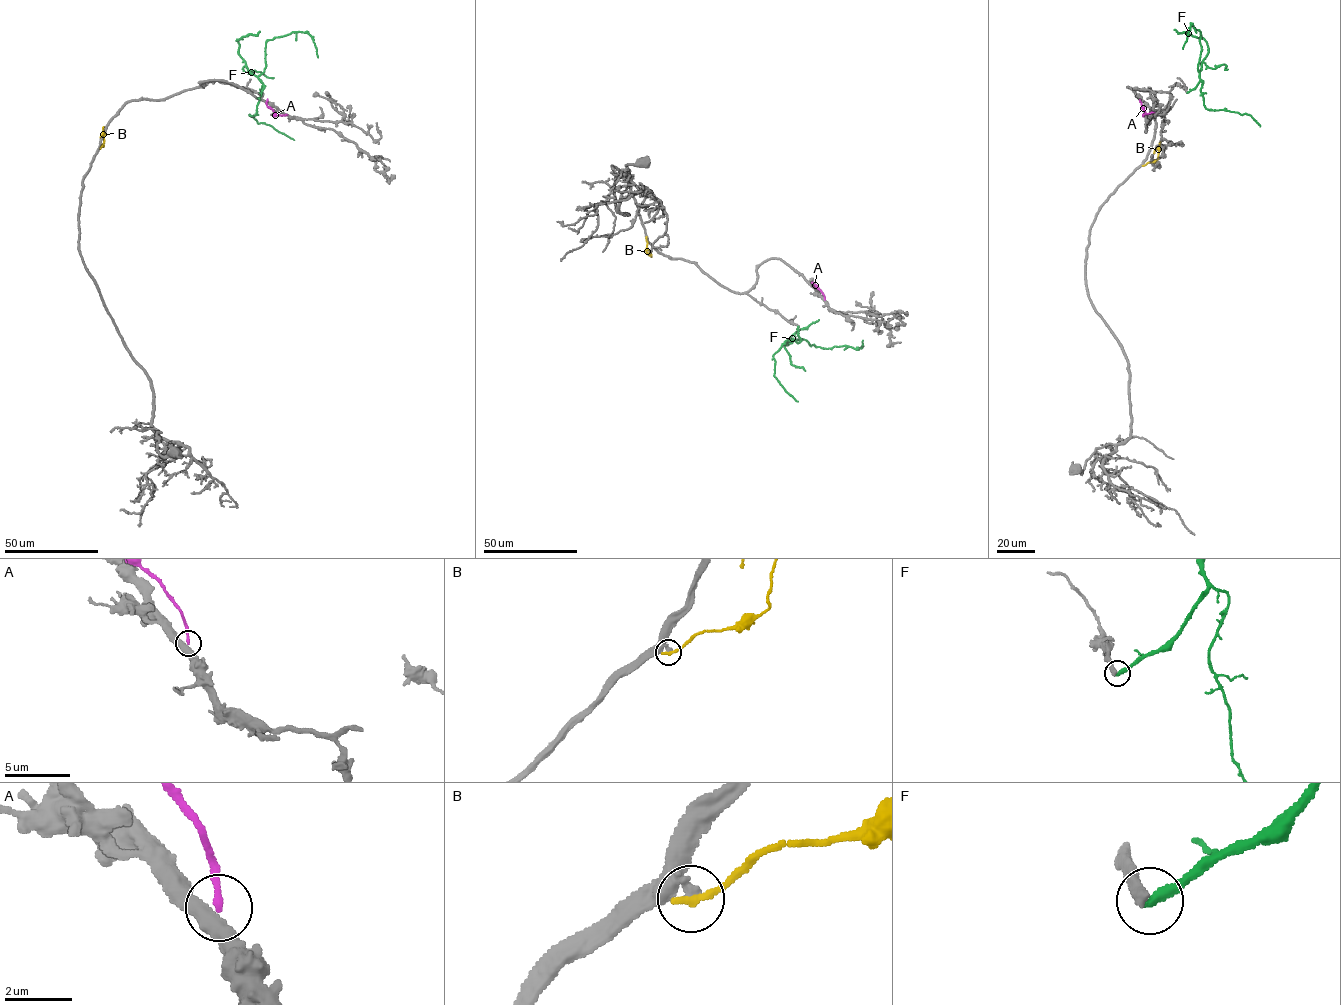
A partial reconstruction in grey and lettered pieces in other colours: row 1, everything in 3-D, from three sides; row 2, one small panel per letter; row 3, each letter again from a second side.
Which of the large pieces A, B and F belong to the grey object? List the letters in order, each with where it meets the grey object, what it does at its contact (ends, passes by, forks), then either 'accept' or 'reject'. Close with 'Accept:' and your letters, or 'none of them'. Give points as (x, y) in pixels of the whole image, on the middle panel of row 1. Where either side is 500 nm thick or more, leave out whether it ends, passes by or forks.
A: meets grey at (825, 299); it ends there; reject
B: meets grey at (646, 237); it ends there; reject
F: meets grey at (798, 326); it ends there; reject
Accept: none of them

